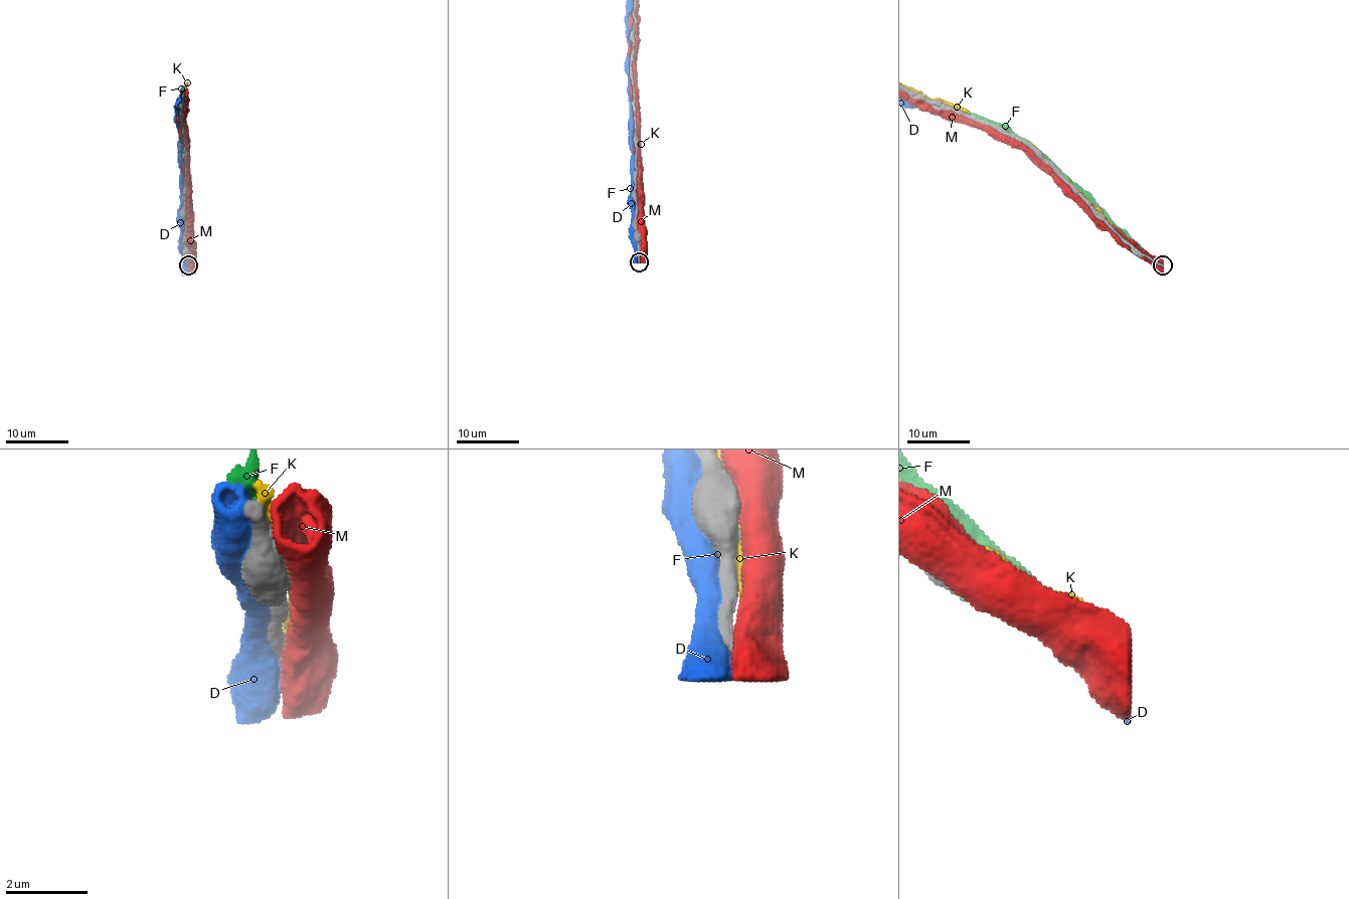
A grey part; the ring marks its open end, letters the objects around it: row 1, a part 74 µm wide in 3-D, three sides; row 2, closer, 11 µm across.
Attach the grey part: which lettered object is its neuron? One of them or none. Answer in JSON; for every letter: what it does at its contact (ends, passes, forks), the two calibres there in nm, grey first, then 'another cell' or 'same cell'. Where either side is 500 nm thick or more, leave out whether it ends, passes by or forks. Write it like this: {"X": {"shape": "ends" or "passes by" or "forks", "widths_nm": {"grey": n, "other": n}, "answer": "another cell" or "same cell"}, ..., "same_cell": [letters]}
{"D": {"shape": "passes by", "widths_nm": {"grey": 340, "other": 480}, "answer": "another cell"}, "F": {"shape": "passes by", "widths_nm": {"grey": 340, "other": 320}, "answer": "another cell"}, "K": {"shape": "ends", "widths_nm": {"grey": 440, "other": 360}, "answer": "another cell"}, "M": {"widths_nm": {"grey": 440, "other": 800}, "answer": "another cell"}, "same_cell": []}

